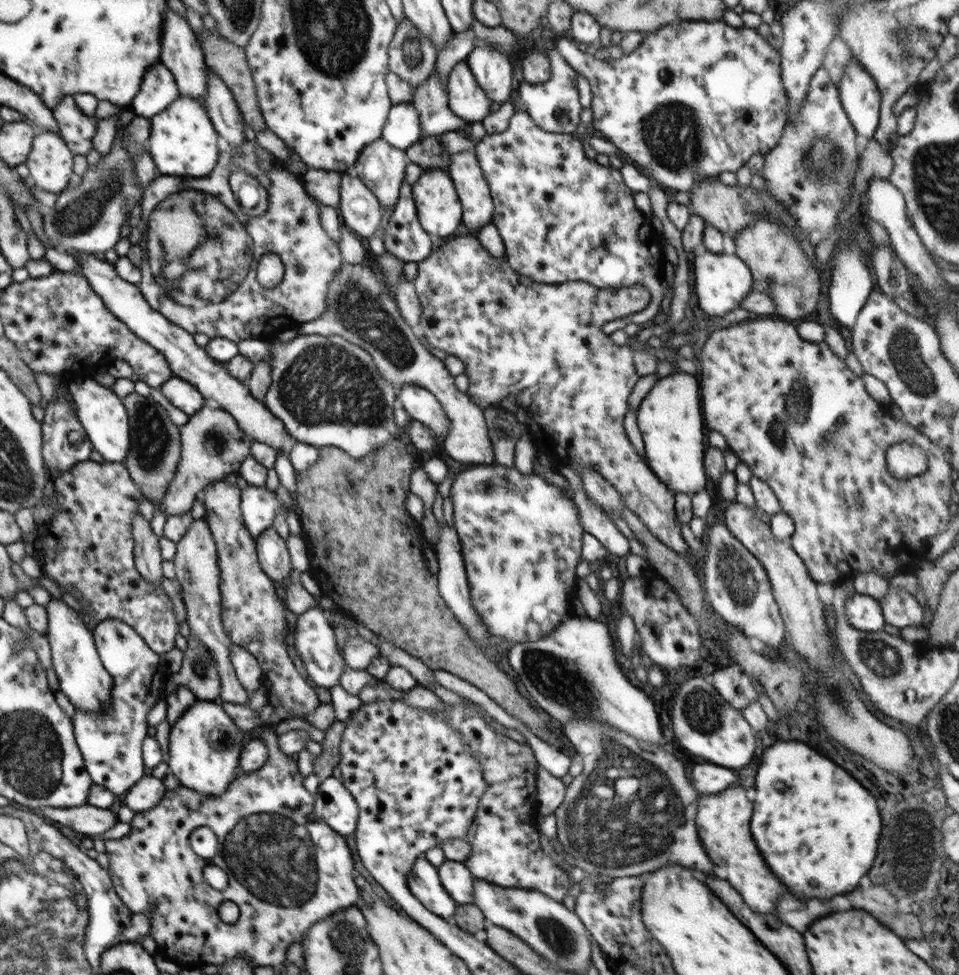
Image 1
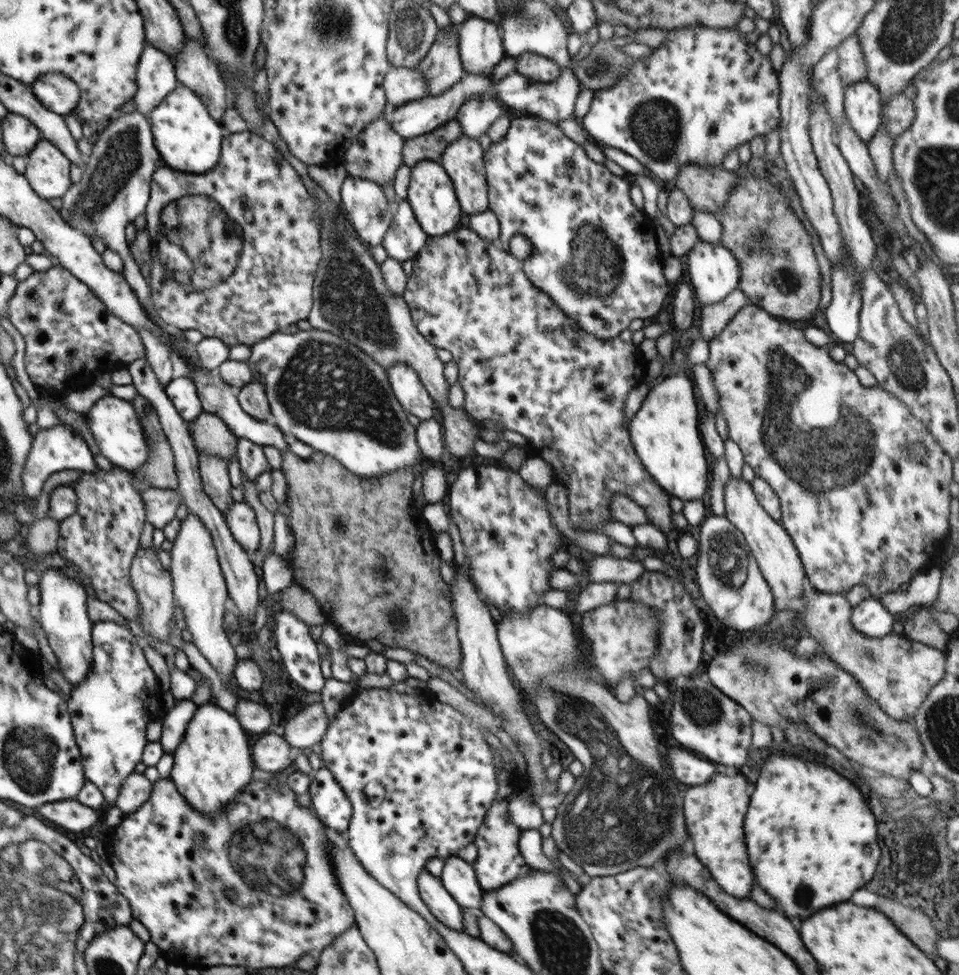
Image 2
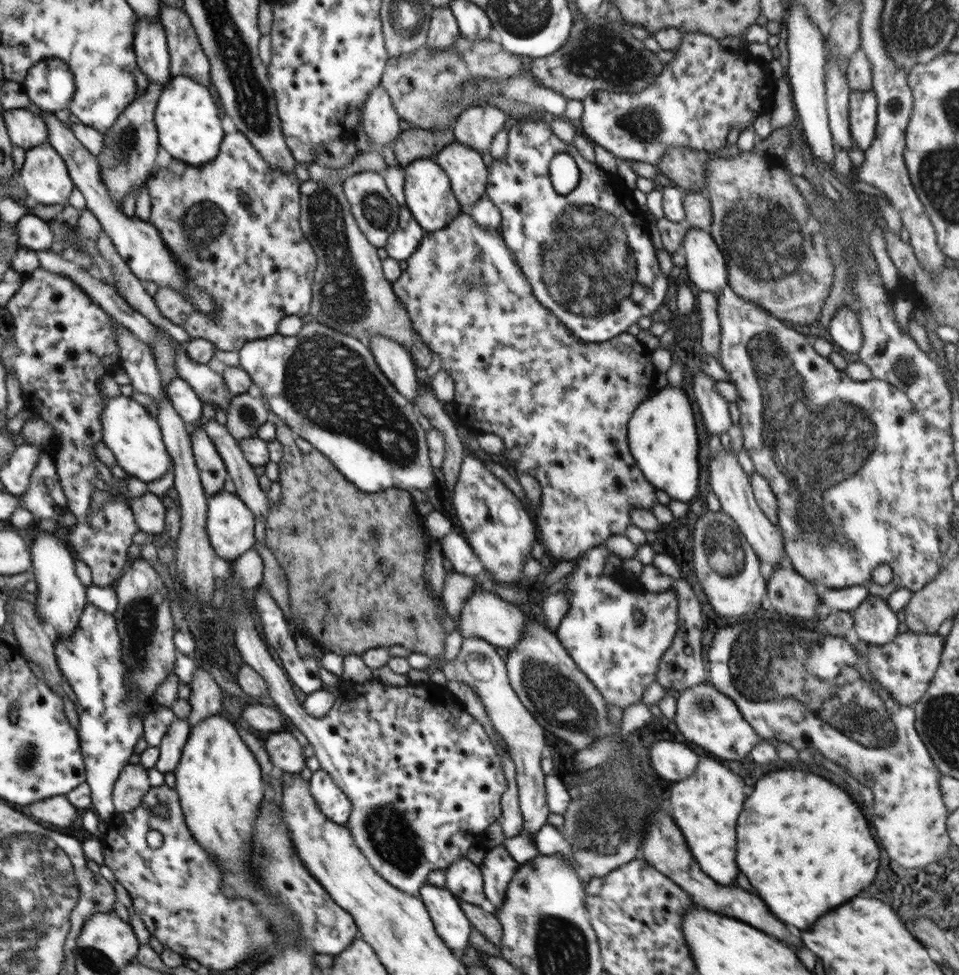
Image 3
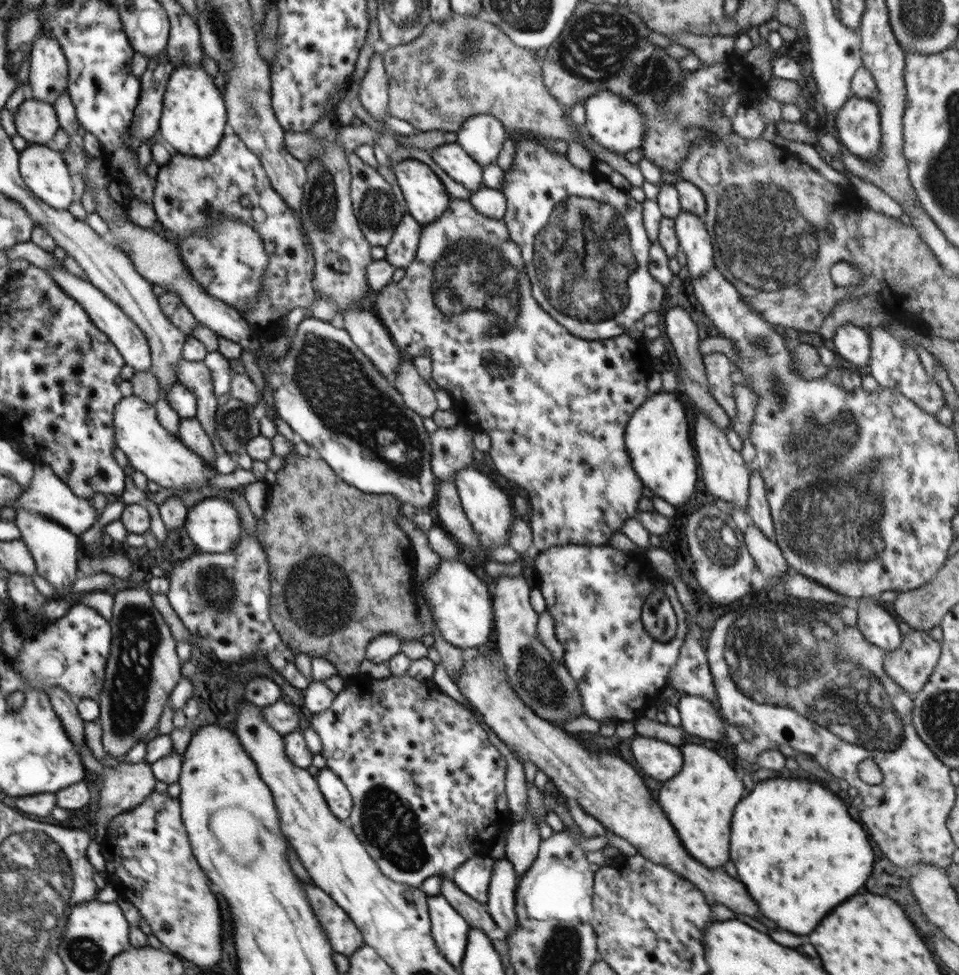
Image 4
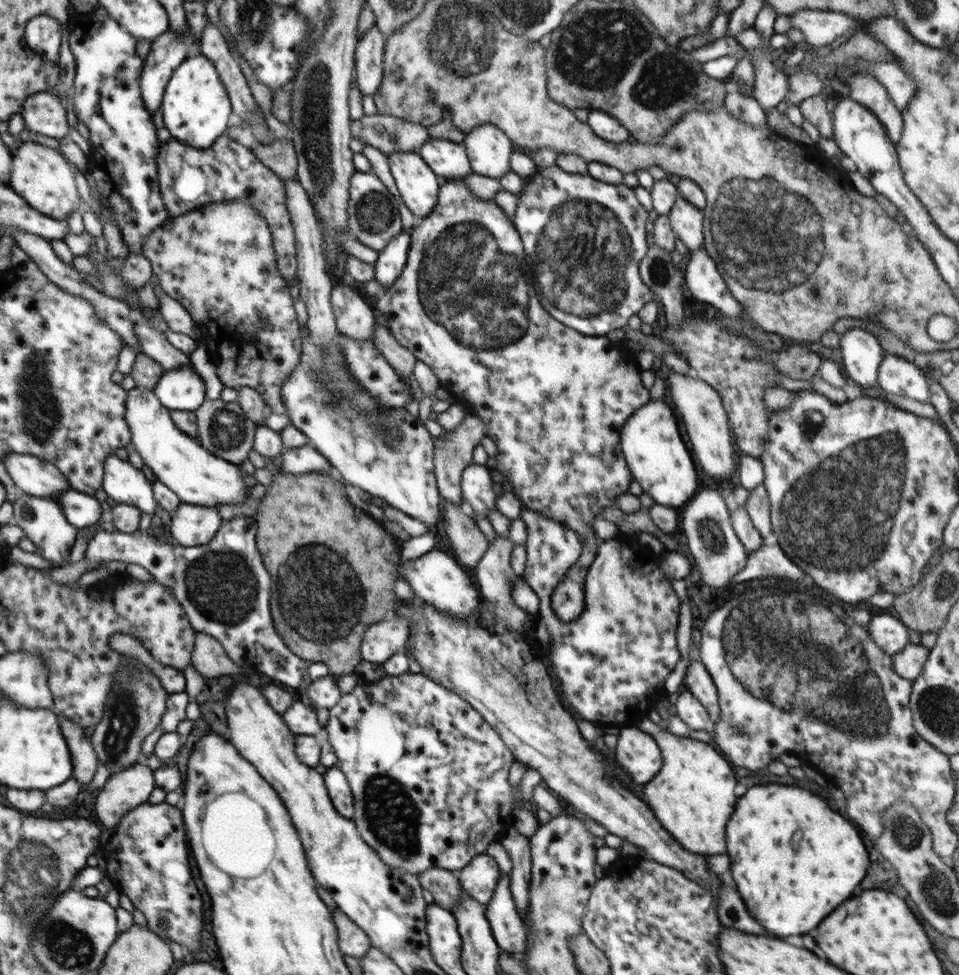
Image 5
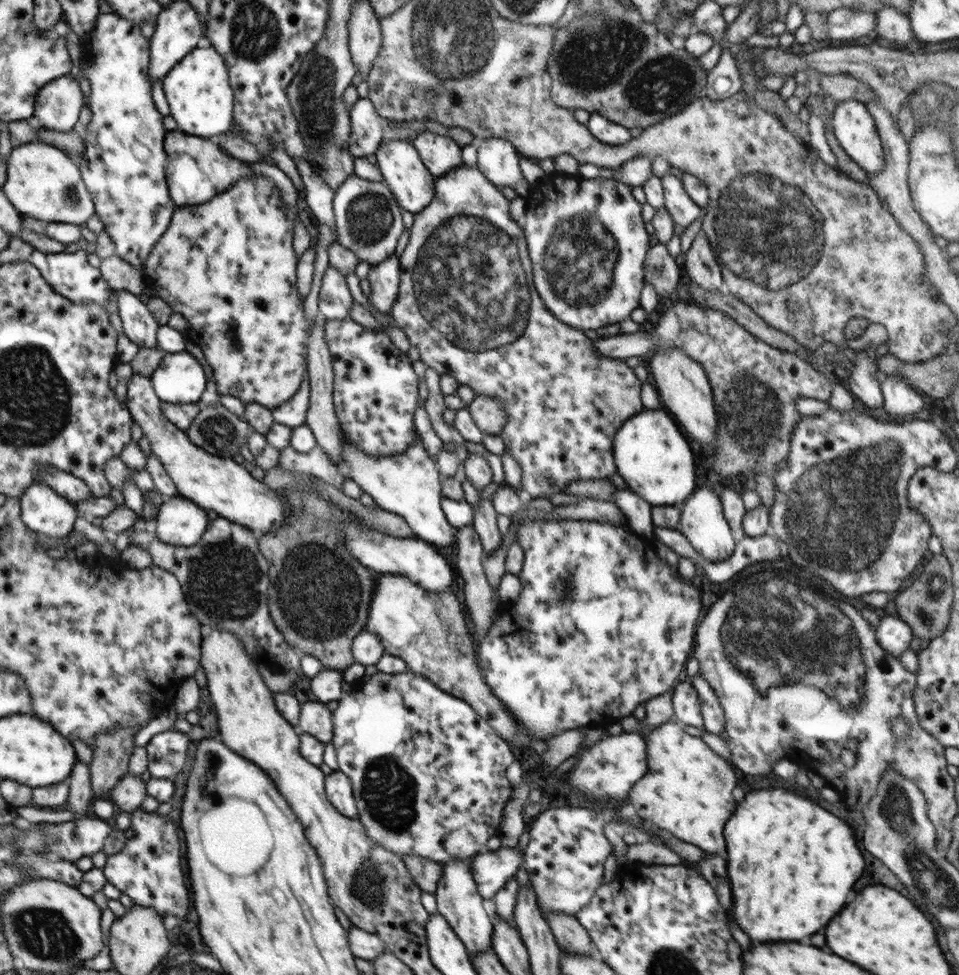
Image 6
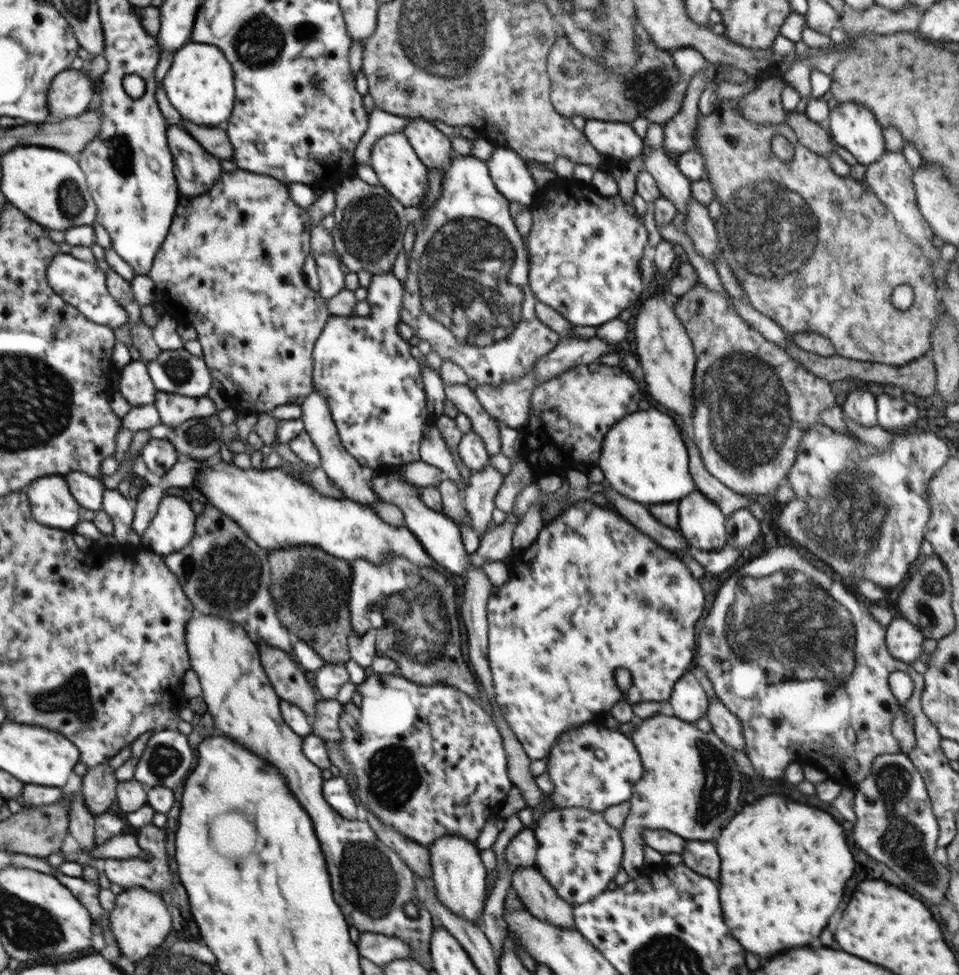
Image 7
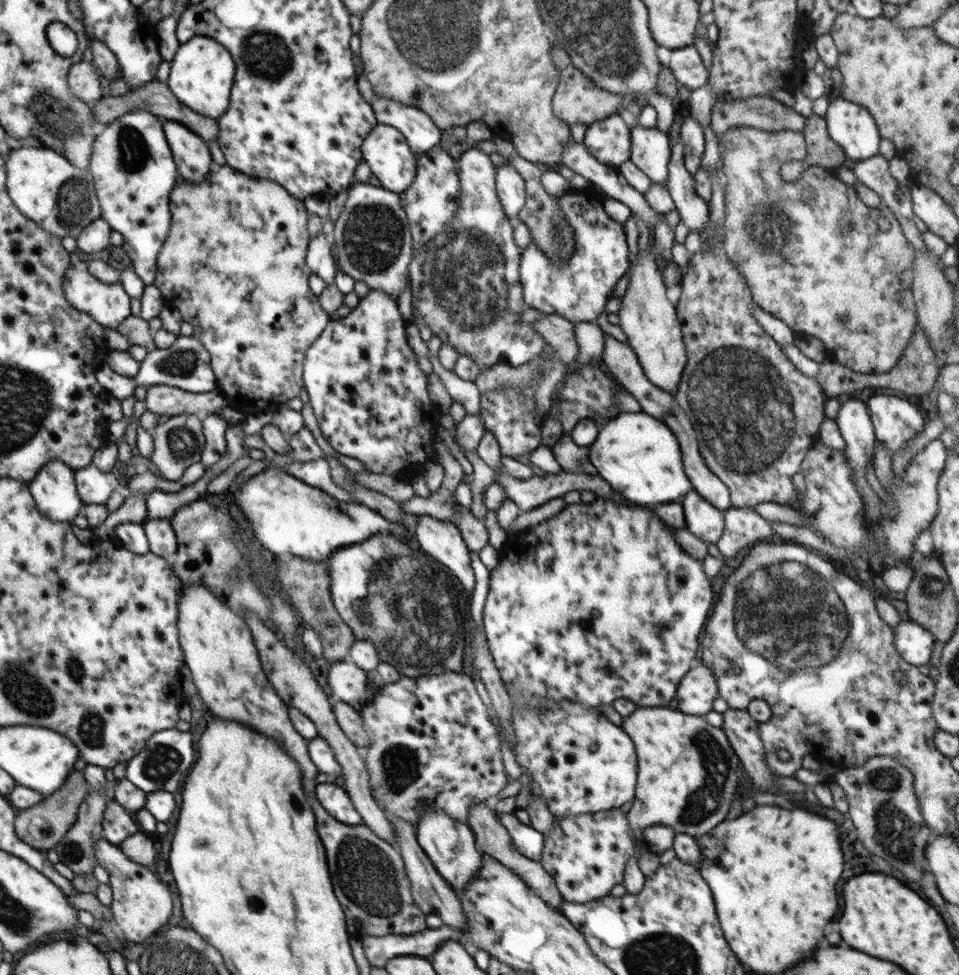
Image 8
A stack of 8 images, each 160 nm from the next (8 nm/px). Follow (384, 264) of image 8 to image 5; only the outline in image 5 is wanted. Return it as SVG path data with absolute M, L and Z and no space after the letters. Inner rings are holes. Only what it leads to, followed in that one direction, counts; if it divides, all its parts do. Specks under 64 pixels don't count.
M356 171L349 184L348 226L349 232L362 245L378 252L383 251L388 242L403 230L398 211L399 200L374 173Z

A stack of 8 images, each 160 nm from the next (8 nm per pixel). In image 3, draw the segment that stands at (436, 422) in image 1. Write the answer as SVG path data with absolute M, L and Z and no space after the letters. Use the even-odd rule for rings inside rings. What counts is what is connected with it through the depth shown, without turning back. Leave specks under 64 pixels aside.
M370 335L368 343L375 361L385 377L396 387L400 395L416 404L416 397L422 383L416 377L416 368L410 353L396 341L382 335Z

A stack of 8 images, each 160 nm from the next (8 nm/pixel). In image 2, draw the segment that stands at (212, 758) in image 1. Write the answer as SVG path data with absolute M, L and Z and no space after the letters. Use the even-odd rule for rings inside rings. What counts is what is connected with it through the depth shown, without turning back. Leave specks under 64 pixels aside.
M210 702L199 706L173 754L170 780L196 812L210 818L220 816L230 807L232 799L254 780L256 764L251 754L252 743L234 714Z

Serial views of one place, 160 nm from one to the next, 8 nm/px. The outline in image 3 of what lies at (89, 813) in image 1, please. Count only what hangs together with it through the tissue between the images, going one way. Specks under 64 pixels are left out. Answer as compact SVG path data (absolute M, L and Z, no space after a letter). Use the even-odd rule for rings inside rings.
M54 796L42 800L42 802L34 802L30 808L28 808L30 816L36 816L44 822L50 822L50 824L56 824L56 826L70 826L72 822L80 822L76 818L78 810L68 804L68 800L64 796Z

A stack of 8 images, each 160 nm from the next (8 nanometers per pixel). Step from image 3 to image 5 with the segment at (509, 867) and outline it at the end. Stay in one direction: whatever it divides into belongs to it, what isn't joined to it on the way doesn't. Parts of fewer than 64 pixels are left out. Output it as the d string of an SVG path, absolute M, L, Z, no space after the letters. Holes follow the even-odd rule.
M502 875L487 904L485 915L501 950L522 959L529 945L528 928L512 898L510 882L509 876Z

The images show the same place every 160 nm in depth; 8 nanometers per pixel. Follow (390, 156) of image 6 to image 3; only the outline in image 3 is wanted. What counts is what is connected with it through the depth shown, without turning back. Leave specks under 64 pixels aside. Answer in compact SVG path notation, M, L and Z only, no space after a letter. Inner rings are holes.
M433 158L418 159L403 167L405 170L405 205L416 222L427 232L446 229L463 208L456 200L448 175Z

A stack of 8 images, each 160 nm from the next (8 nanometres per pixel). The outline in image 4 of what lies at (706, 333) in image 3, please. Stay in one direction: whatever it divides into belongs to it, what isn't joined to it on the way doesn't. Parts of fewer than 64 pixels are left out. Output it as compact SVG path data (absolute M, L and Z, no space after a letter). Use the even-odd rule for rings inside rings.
M714 352L703 356L707 372L711 396L717 404L733 420L736 417L736 401L734 401L732 380L730 374L734 370L733 363L722 352Z

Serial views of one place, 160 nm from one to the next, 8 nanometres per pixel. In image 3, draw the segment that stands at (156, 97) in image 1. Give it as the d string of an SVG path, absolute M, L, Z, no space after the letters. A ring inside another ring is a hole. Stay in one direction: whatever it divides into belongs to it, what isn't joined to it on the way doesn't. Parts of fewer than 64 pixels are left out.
M139 18L134 39L137 67L146 74L149 82L165 84L171 79L167 36L159 20Z

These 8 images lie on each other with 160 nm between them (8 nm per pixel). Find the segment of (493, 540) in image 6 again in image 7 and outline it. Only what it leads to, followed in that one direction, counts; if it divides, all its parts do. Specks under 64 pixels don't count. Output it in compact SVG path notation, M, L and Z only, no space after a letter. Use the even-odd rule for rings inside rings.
M491 463L480 472L471 473L465 488L465 509L470 526L478 534L485 534L493 526L492 512L495 508L495 496L504 482L505 476L500 474Z

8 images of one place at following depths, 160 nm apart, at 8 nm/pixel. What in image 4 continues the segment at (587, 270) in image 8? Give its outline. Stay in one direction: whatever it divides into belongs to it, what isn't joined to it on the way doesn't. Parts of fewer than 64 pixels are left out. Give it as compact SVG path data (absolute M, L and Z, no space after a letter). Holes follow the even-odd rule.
M532 138L522 139L515 144L512 166L504 171L504 182L501 184L501 191L507 204L507 209L502 219L506 223L511 239L520 247L528 278L532 282L531 292L542 310L548 312L554 320L563 325L568 333L586 341L605 340L621 336L627 331L634 329L635 322L640 320L644 314L652 311L658 312L665 298L665 287L648 272L649 252L652 242L648 238L648 233L643 223L643 206L632 198L629 191L611 185L600 171L594 169L585 171L575 167L566 155L552 153L549 147L550 142L545 141L542 144L540 140L533 140Z

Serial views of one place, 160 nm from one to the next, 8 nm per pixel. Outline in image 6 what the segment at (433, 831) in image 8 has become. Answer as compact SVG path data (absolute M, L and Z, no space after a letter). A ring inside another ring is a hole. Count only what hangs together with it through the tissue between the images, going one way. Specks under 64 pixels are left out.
M453 858L443 865L443 872L440 874L440 881L438 881L434 896L437 912L454 929L456 936L464 943L470 958L491 948L493 925L482 905L483 898L477 891L469 860Z

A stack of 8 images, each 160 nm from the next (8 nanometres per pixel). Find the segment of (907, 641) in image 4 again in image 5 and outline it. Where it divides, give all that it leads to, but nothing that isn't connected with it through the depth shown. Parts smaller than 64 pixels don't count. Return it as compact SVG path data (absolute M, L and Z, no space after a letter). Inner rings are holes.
M908 643L900 652L891 655L893 669L906 680L916 680L922 674L931 649L922 643Z

